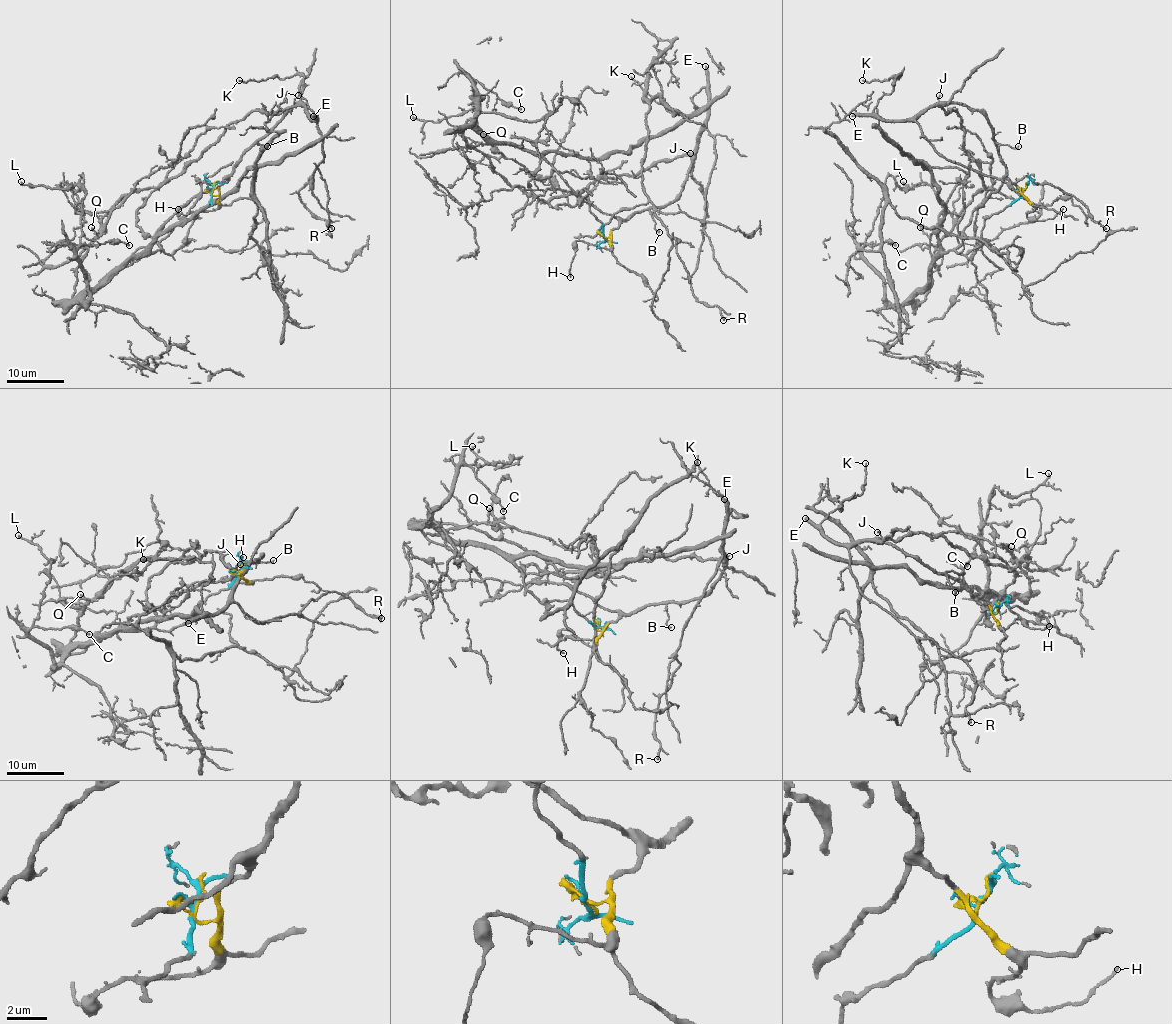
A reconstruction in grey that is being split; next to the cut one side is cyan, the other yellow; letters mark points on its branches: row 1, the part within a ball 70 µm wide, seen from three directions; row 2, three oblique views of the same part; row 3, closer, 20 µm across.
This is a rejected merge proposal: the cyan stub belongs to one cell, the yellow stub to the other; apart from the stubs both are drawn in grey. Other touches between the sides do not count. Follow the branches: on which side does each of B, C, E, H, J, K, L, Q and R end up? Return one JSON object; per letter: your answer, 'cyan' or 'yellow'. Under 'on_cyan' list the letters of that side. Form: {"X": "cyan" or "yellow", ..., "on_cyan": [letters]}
{"B": "yellow", "C": "cyan", "E": "yellow", "H": "yellow", "J": "yellow", "K": "yellow", "L": "cyan", "Q": "cyan", "R": "yellow", "on_cyan": ["C", "L", "Q"]}

